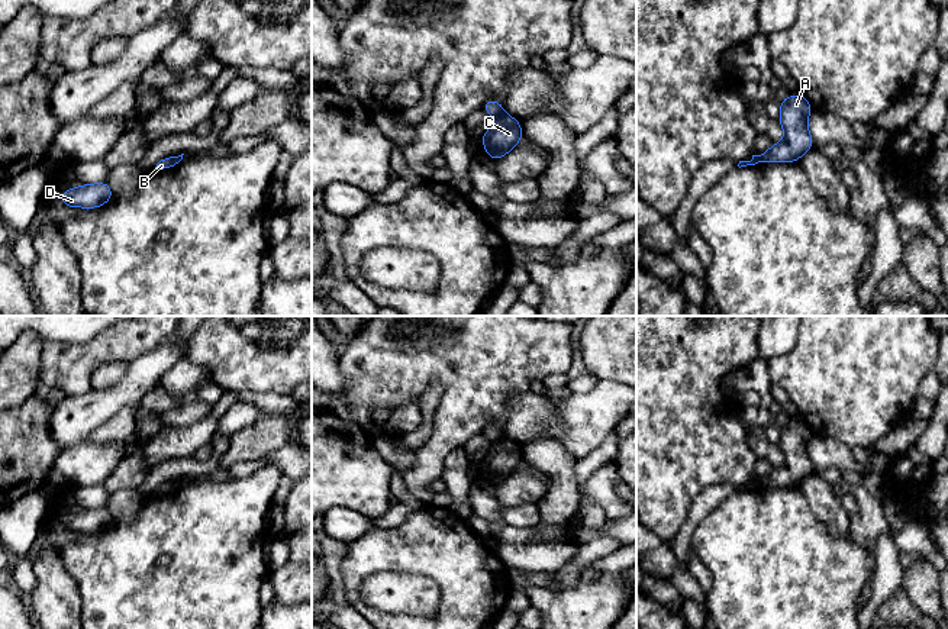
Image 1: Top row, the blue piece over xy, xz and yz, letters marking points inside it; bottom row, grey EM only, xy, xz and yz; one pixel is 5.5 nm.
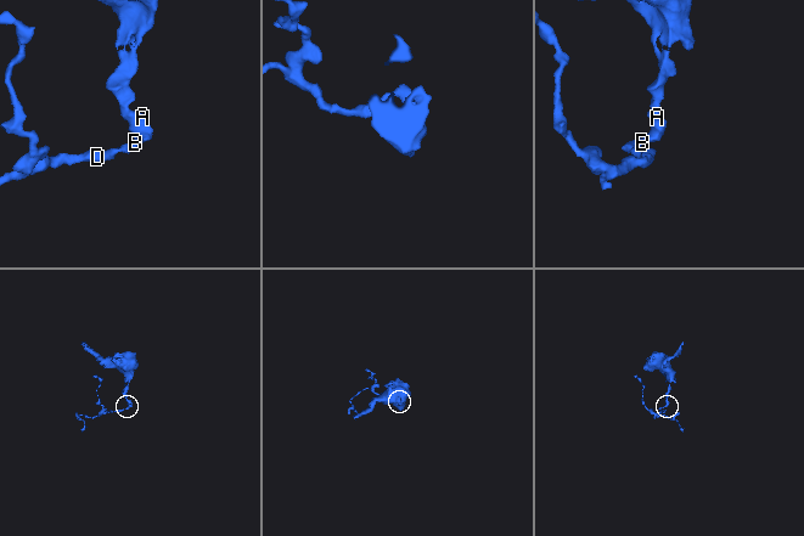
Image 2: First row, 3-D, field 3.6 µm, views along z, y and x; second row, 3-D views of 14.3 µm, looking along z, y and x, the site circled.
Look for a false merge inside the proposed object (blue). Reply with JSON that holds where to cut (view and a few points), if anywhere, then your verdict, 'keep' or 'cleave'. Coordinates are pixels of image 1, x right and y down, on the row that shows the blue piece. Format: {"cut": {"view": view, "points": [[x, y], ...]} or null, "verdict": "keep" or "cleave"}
{"cut": {"view": "xz", "points": [[503, 113], [499, 118]]}, "verdict": "cleave"}

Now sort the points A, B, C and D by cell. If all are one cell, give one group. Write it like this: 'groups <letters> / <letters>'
groups A C / B D

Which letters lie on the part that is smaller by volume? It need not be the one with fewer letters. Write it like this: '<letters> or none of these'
B, D

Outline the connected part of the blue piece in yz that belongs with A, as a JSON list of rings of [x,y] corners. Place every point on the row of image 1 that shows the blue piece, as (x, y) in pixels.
[[[803,94],[787,96],[780,106],[778,122],[784,129],[784,138],[760,155],[762,162],[800,161],[802,155],[813,148],[813,139],[807,129],[807,116],[812,106]]]

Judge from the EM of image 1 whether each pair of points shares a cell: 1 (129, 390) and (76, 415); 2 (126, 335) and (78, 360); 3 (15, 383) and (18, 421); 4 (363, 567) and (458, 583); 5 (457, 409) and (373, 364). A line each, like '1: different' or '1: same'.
1: same
2: same
3: different
4: same
5: same

